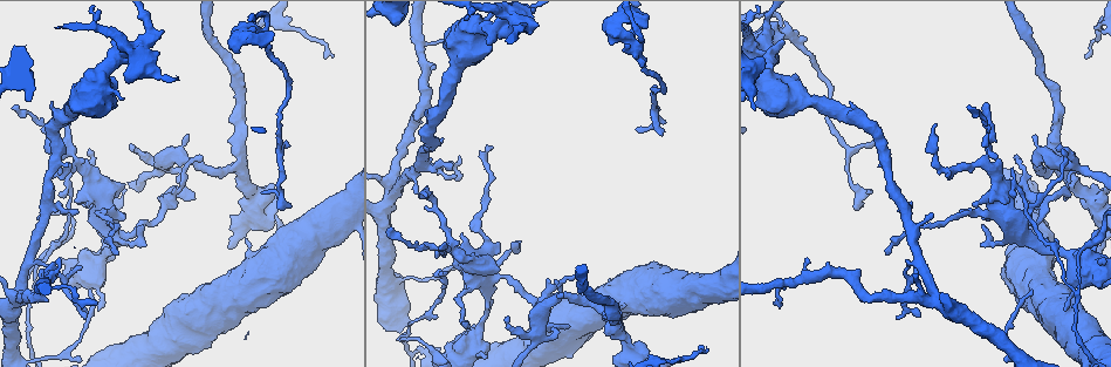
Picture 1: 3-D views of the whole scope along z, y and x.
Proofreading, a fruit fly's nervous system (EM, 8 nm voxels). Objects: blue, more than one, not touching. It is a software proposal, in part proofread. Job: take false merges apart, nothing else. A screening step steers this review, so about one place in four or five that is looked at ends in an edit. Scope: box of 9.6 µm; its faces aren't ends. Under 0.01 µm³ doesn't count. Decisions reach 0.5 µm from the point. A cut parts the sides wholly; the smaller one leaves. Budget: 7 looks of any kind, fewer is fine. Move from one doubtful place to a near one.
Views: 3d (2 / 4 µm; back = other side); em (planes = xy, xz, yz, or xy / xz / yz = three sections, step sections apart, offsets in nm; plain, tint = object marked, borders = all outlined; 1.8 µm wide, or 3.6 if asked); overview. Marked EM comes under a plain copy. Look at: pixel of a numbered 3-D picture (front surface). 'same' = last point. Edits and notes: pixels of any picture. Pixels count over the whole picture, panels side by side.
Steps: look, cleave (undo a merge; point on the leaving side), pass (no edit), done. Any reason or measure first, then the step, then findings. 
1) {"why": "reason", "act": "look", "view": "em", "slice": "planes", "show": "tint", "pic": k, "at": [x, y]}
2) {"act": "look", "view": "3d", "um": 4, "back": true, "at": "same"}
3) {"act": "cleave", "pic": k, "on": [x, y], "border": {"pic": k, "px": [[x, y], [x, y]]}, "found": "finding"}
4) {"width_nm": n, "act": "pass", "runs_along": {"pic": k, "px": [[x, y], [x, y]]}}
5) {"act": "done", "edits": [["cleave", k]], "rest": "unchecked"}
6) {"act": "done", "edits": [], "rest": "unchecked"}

{"why": "thin arm on a thick one", "act": "look", "view": "em", "slice": "xz", "step": 8, "show": "borders", "pic": 1, "at": [260, 30]}

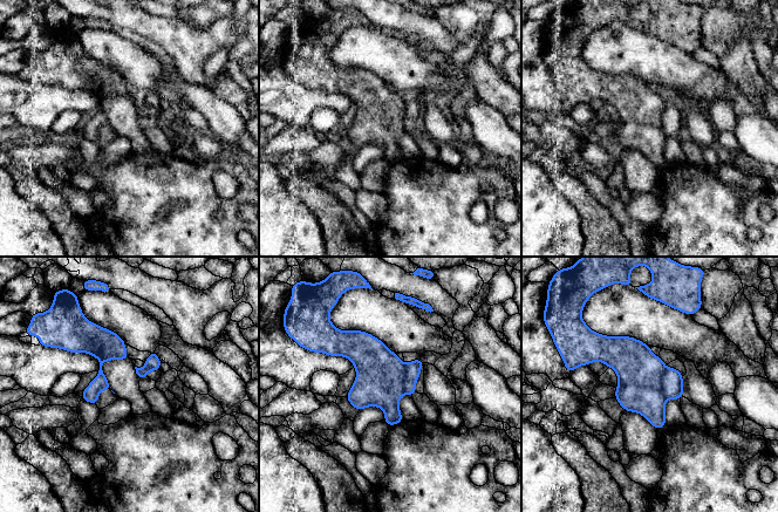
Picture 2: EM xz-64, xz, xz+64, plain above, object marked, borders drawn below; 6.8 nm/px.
{"act": "cleave", "pic": 2, "on": [673, 380], "border": {"pic": 2, "px": [[667, 368], [662, 376], [664, 400]]}, "found": "two neurons meet here"}

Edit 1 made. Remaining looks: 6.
{"act": "look", "view": "overview"}

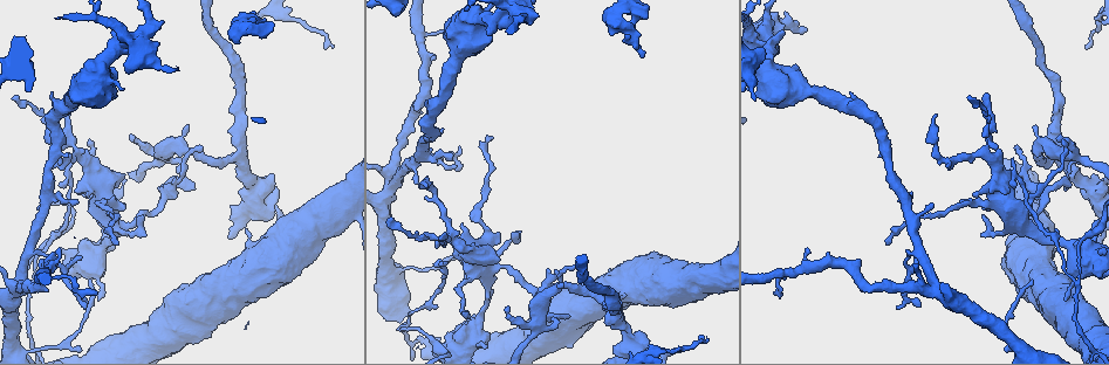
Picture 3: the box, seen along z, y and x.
{"why": "three-way junction", "act": "look", "view": "3d", "um": 4, "back": true, "pic": 3, "at": [240, 153]}

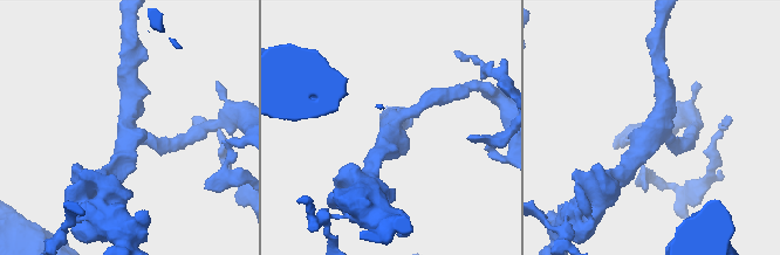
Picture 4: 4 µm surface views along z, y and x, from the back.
{"arms": 3, "arm_widths_nm": [220, 240, 280], "act": "look", "view": "em", "slice": "xz", "step": 16, "show": "tint", "pic": 4, "at": [130, 127]}

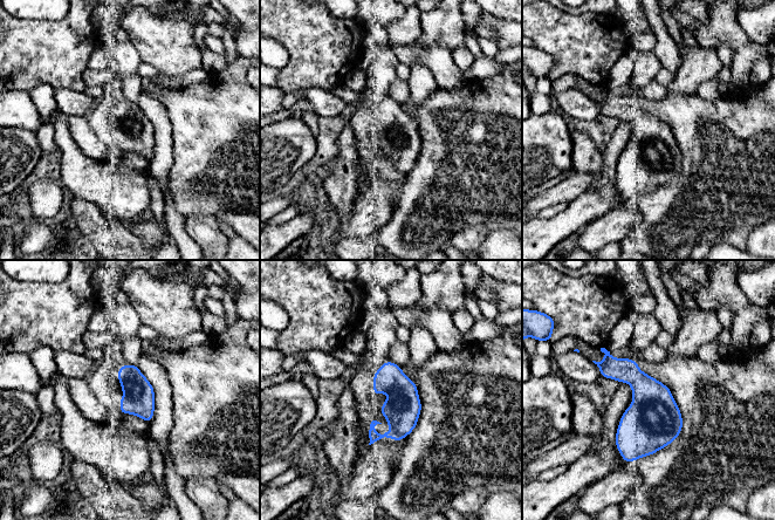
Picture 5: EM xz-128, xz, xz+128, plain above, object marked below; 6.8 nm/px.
{"act": "pass", "found": "continuous, no second neuron"}

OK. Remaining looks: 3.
{"why": "four-way junction", "act": "look", "view": "em", "slice": "planes", "show": "borders", "pic": 3, "at": [172, 160]}

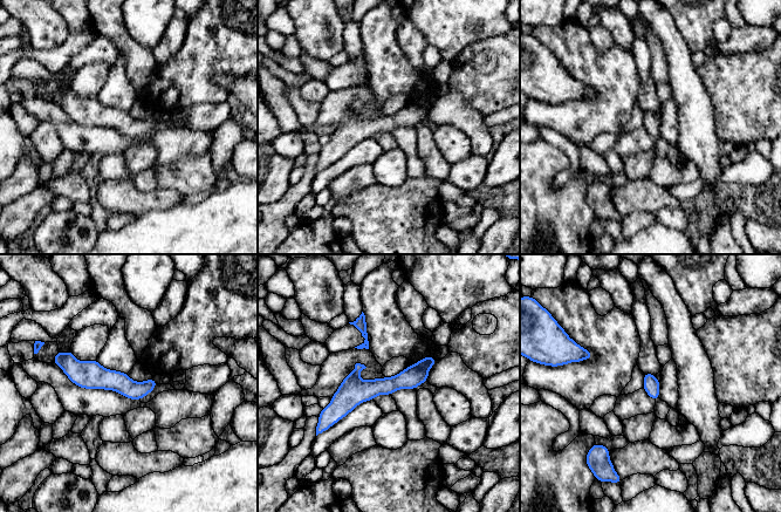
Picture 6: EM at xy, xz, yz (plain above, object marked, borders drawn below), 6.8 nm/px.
{"act": "cleave", "pic": 6, "on": [411, 377], "found": "two neurons meet here"}

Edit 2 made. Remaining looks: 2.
{"act": "done", "edits": [["cleave", 2], ["cleave", 6]], "rest": "unchecked"}

